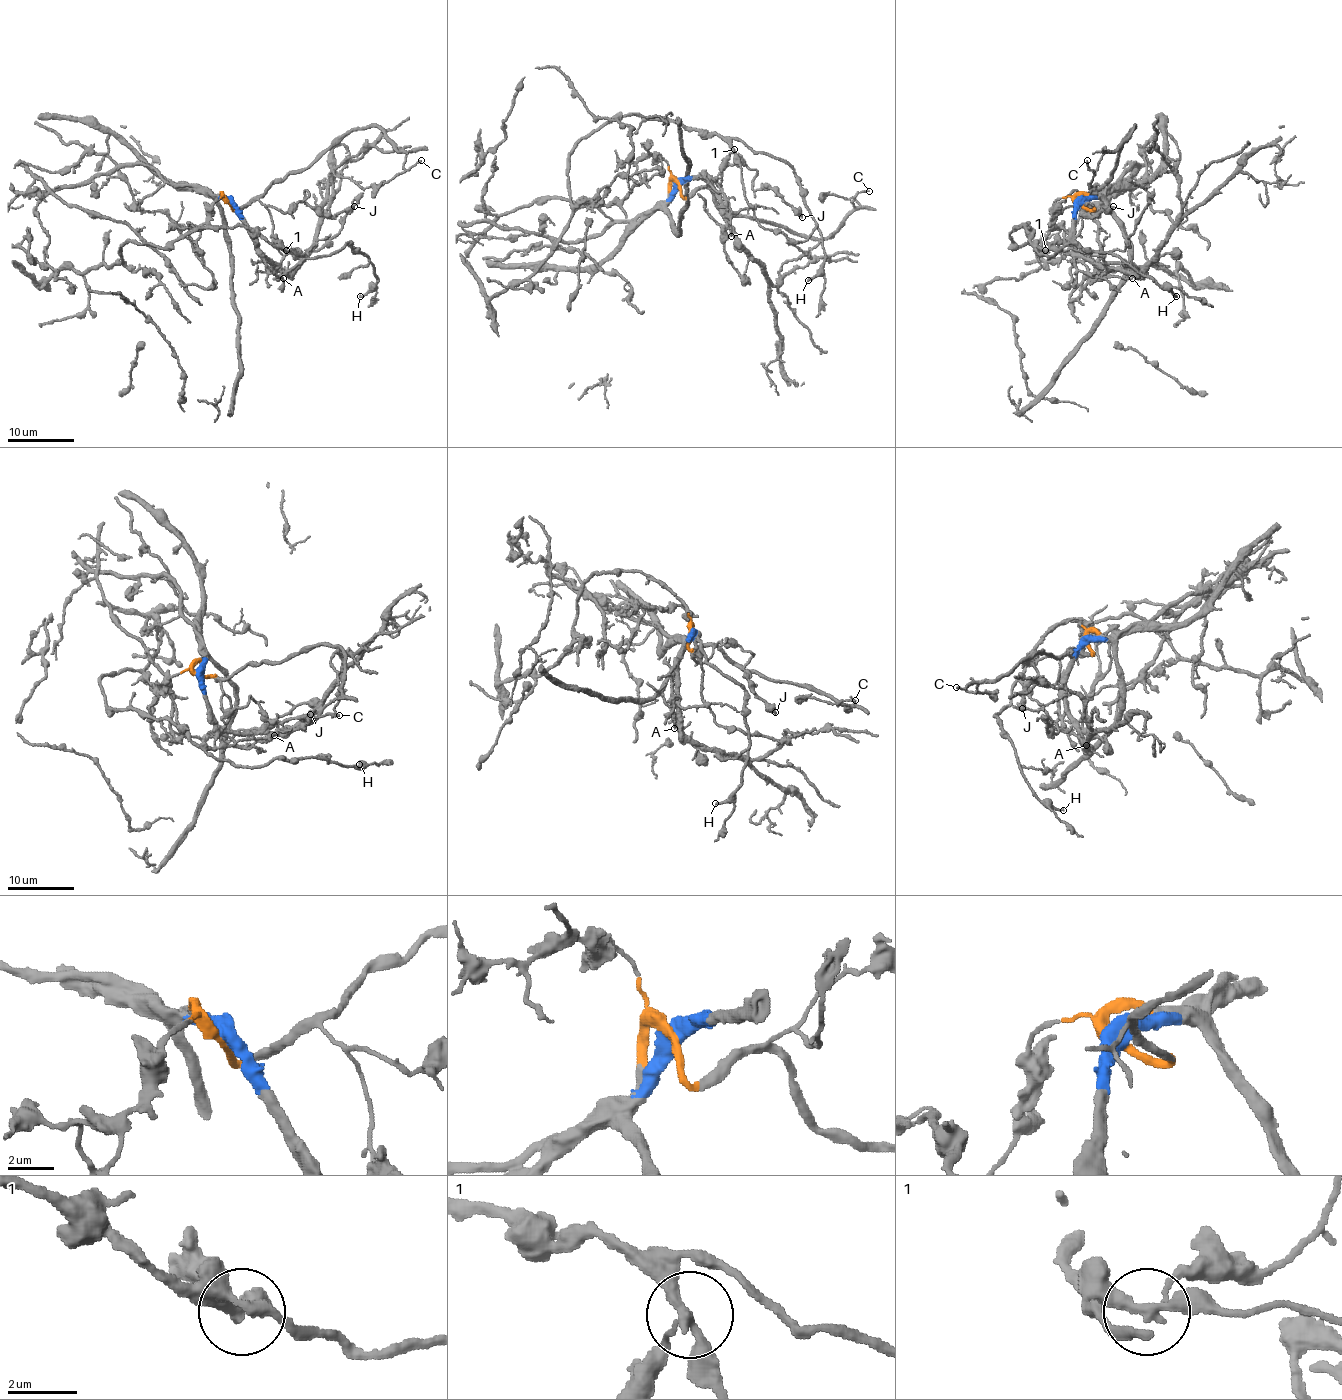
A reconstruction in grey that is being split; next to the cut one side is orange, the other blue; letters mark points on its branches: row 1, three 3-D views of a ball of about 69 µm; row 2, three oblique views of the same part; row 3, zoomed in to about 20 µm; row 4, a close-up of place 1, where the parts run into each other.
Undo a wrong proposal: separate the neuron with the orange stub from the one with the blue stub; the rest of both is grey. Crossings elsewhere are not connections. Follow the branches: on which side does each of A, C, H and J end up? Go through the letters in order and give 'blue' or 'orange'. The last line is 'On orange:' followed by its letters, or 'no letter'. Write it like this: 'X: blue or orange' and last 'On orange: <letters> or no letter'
A: blue
C: orange
H: blue
J: orange
On orange: C, J

